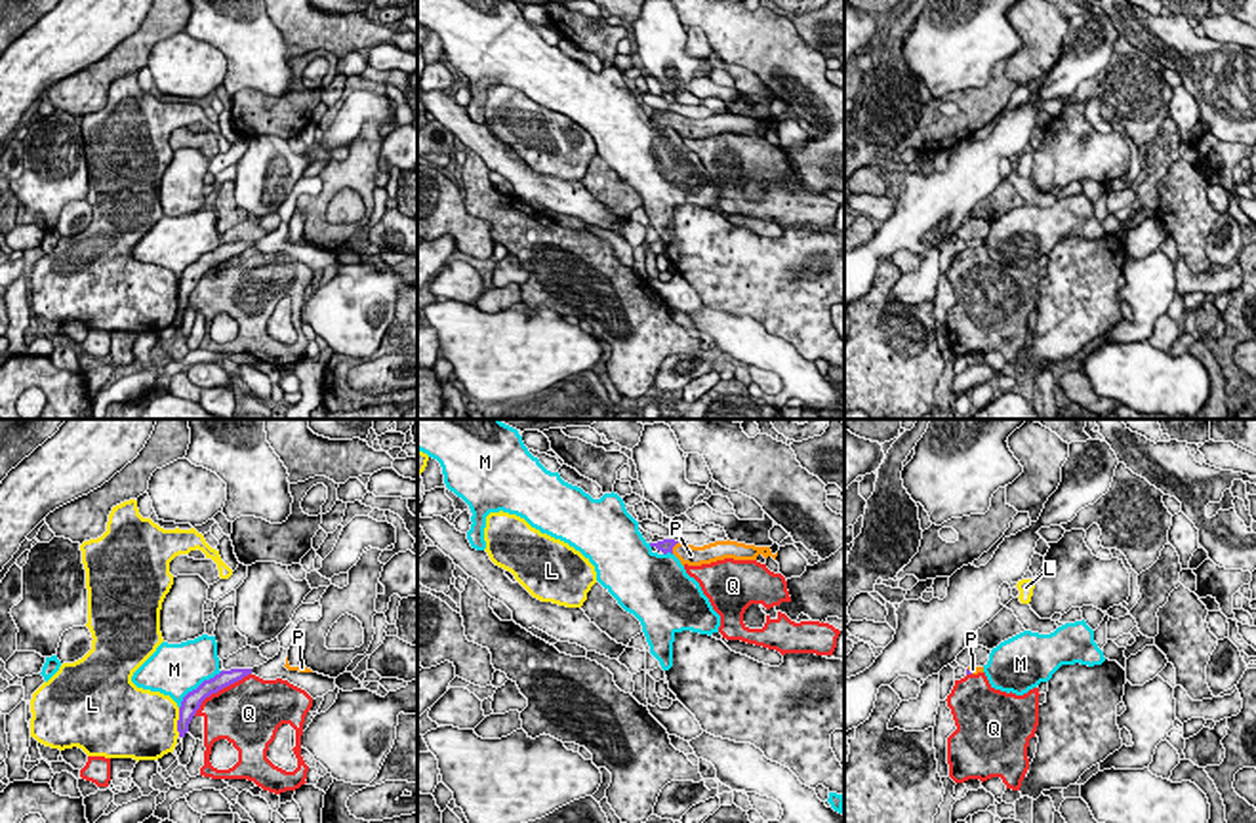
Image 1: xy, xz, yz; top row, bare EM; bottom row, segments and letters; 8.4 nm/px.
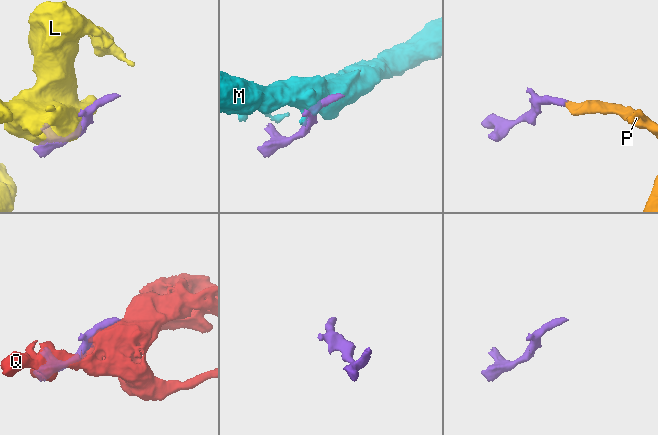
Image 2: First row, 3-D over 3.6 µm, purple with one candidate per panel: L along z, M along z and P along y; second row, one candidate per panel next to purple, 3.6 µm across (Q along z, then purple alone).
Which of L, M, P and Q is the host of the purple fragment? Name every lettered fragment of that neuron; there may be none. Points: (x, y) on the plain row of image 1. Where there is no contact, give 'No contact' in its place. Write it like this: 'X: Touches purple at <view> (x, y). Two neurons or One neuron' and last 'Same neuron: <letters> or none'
L: Touches purple at xy (178, 296). Two neurons
M: Touches purple at xy (199, 260). Two neurons
P: Touches purple at xz (673, 119). One neuron
Q: Touches purple at xy (220, 261). Two neurons
Same neuron: P

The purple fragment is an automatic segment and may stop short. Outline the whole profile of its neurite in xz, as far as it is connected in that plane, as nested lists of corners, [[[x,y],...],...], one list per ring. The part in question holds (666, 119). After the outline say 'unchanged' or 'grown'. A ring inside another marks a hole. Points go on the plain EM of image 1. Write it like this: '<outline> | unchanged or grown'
[[[663,112],[658,116],[650,116],[650,120],[656,120],[663,128],[671,126],[675,128],[680,137],[688,139],[701,139],[701,137],[711,137],[717,133],[724,131],[734,131],[734,133],[757,133],[759,128],[764,131],[772,130],[776,133],[778,126],[774,128],[770,120],[755,120],[755,118],[745,118],[738,114],[715,114],[703,120],[694,120],[686,116],[679,116],[675,112]]] | grown

